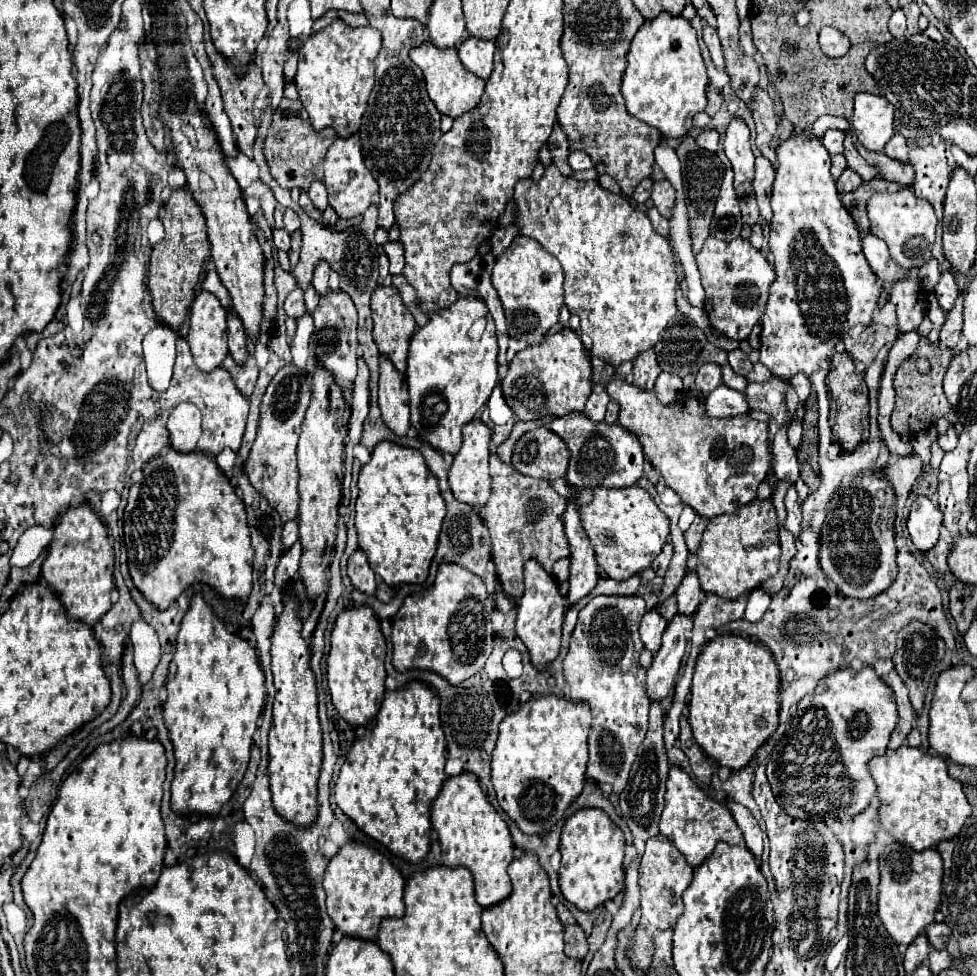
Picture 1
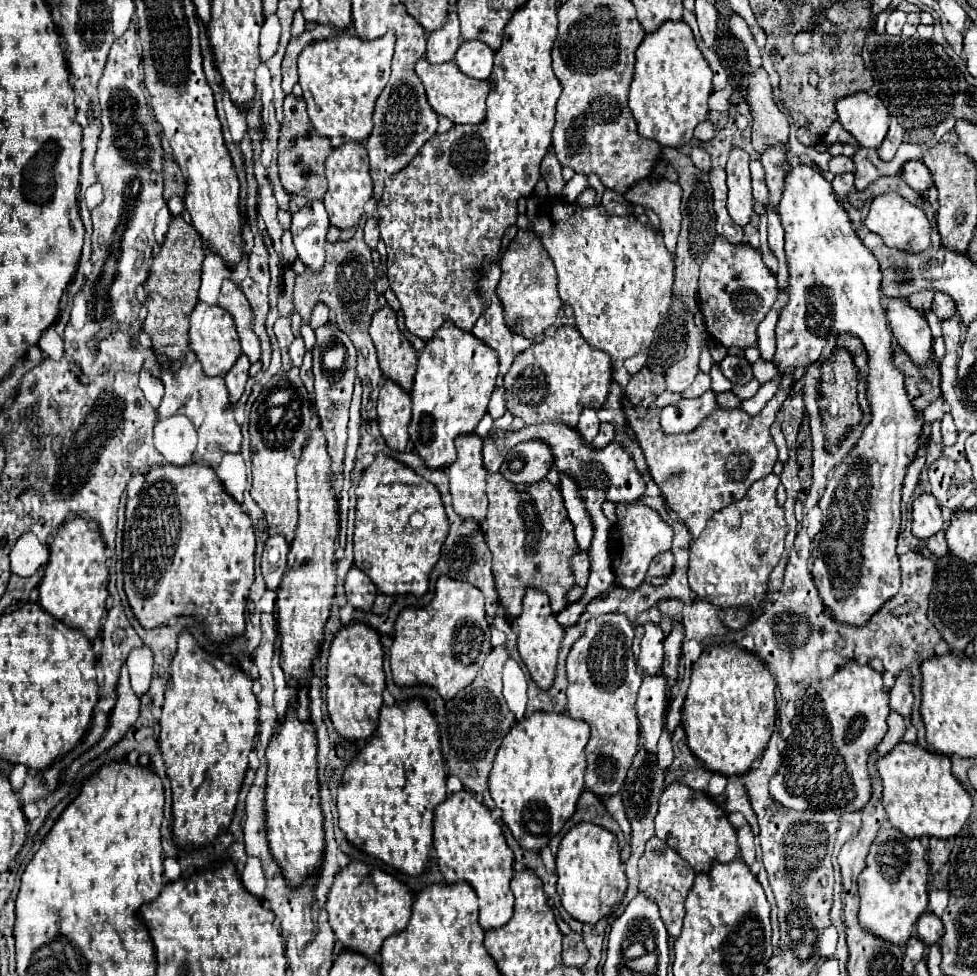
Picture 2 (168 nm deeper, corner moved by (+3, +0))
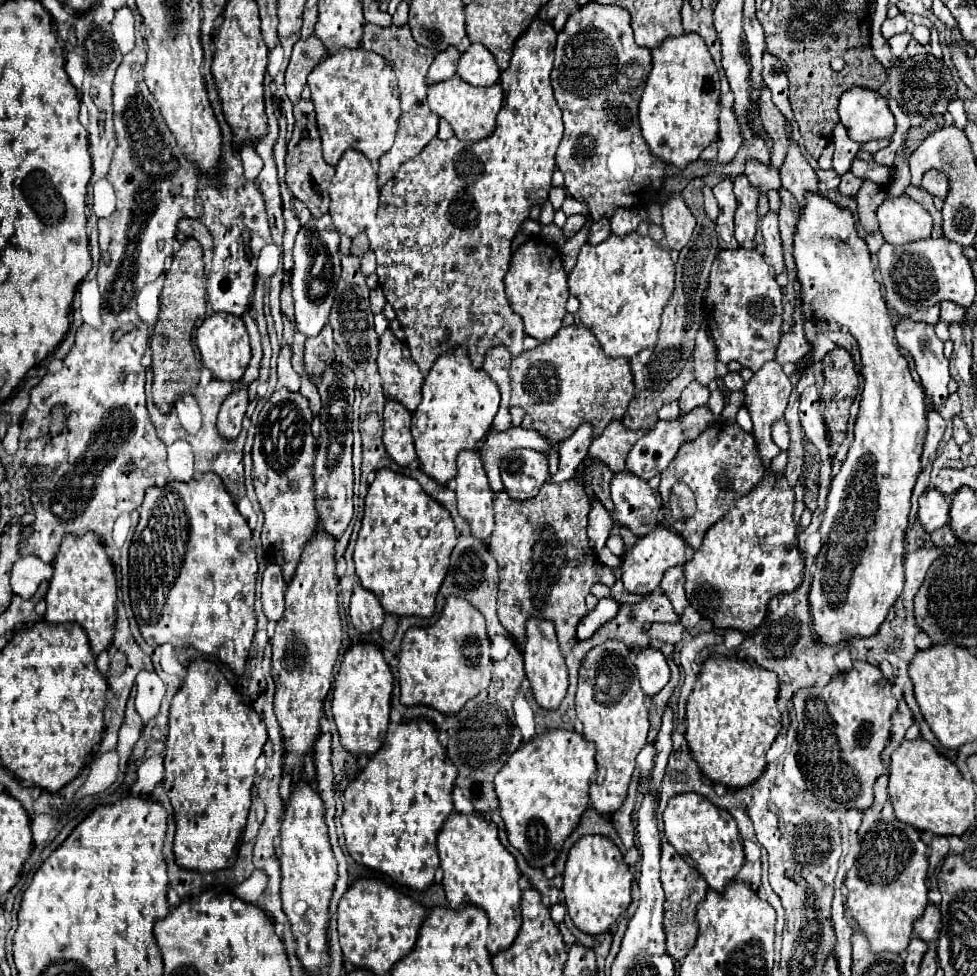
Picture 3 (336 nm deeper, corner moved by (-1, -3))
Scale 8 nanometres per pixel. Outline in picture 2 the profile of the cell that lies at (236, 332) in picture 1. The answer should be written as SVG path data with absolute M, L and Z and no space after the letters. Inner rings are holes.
M243 354L237 364L225 374L225 384L227 384L227 392L229 392L229 400L231 404L237 404L241 394L243 394L243 388L245 388L245 382L249 378L249 360L247 356Z

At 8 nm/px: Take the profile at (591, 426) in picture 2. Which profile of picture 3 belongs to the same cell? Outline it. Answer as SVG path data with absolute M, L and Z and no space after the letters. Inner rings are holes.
M585 423L577 429L575 435L571 435L571 439L565 439L563 443L559 443L559 471L551 477L551 481L561 483L575 473L575 469L581 465L581 461L585 459L593 443L591 435L593 435L593 427Z

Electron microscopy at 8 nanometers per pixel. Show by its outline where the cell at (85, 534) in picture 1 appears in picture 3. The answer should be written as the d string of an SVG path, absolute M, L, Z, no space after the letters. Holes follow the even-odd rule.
M67 533L61 541L59 553L53 559L53 577L49 581L49 591L45 595L47 623L77 623L85 629L89 637L91 651L99 655L111 645L113 625L115 625L115 591L117 581L113 573L113 563L105 553L103 543L95 533L71 535Z

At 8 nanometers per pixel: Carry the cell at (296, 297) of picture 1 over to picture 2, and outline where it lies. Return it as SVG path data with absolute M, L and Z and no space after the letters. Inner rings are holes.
M279 318L275 322L275 336L279 342L279 350L281 350L281 362L283 362L283 370L289 370L291 364L291 356L289 356L289 344L293 342L293 332L291 332L291 320L289 318Z

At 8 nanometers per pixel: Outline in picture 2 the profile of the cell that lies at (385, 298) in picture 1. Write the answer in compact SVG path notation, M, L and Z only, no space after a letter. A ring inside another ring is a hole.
M389 306L381 308L373 316L369 332L377 348L377 358L383 376L399 384L405 392L409 392L413 386L417 352L407 342L407 338L399 332L395 312Z

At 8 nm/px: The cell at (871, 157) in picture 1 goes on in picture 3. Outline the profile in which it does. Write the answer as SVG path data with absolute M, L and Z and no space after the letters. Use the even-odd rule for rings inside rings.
M927 171L927 173L923 175L921 187L923 187L925 191L929 191L931 195L935 195L935 197L945 197L945 195L947 195L947 189L949 189L949 181L947 181L947 177L945 177L943 173L939 173L939 171Z

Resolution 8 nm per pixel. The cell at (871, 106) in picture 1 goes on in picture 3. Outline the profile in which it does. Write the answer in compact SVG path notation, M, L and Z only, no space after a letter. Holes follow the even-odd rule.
M853 87L841 95L839 117L849 137L857 143L889 139L895 133L895 117L887 101L871 89Z

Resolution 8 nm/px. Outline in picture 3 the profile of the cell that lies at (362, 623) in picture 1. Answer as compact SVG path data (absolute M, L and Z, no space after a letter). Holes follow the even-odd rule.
M373 643L351 645L341 661L333 691L333 717L341 737L341 745L355 755L373 755L383 745L383 733L389 725L393 691L393 673L383 659L383 653Z

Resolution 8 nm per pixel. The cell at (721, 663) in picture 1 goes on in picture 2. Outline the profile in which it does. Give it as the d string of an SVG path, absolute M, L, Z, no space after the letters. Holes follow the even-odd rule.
M735 644L705 646L693 664L691 684L683 704L683 728L691 752L709 772L741 776L751 770L775 730L775 678L761 658Z

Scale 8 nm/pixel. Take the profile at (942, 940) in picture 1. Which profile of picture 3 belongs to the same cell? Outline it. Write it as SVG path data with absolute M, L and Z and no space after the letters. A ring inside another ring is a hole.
M929 903L925 913L923 913L923 917L915 923L915 933L923 941L933 943L933 941L939 939L939 931L941 931L941 913L939 913L939 907Z

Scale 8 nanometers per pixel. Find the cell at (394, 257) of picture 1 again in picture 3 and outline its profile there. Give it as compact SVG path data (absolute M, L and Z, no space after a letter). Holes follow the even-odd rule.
M375 287L375 289L371 291L371 311L373 311L373 313L381 313L385 305L387 305L387 297L385 297L383 289L381 289L381 287Z

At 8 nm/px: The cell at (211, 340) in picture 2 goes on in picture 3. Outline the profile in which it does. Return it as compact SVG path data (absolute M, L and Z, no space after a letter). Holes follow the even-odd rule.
M213 313L205 317L203 323L197 327L195 341L201 351L203 365L213 373L215 379L235 383L243 377L245 367L249 365L249 359L251 359L251 349L249 349L249 337L245 331L245 323L241 317L231 315L231 313Z

